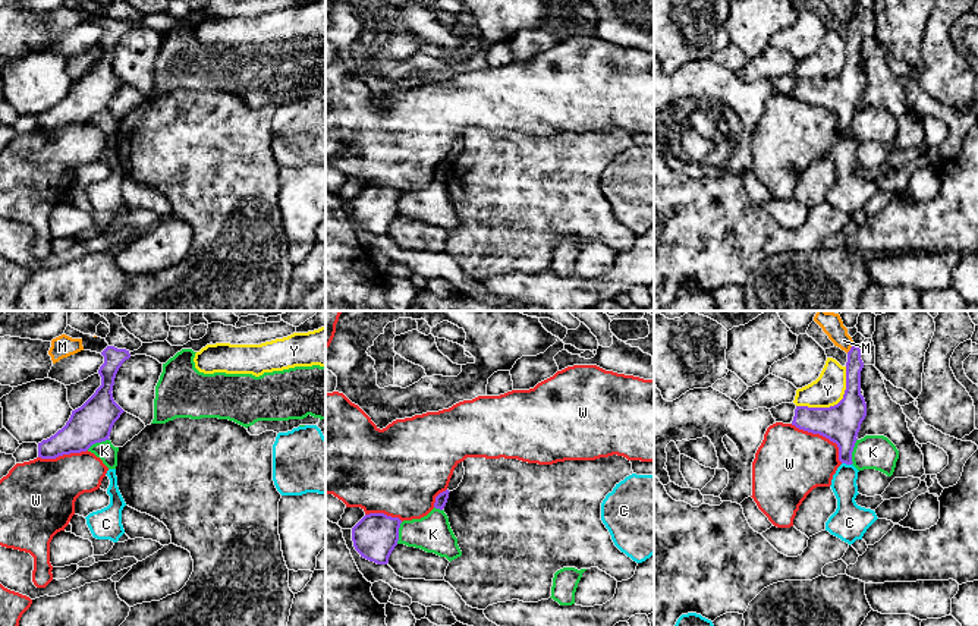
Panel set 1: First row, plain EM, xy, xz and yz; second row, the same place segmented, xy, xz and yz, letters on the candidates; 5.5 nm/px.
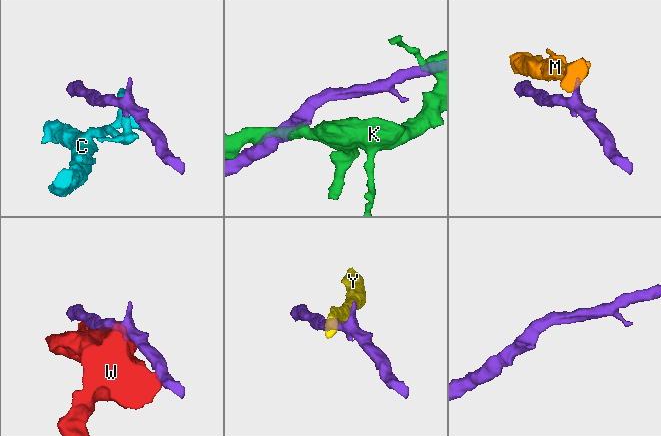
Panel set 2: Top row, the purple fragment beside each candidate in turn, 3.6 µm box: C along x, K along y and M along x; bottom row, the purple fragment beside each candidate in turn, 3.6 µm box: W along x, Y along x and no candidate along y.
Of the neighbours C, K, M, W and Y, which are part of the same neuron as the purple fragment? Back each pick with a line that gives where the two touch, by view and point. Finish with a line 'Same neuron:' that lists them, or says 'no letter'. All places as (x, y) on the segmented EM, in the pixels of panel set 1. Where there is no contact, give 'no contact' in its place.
Same neuron: no letter

